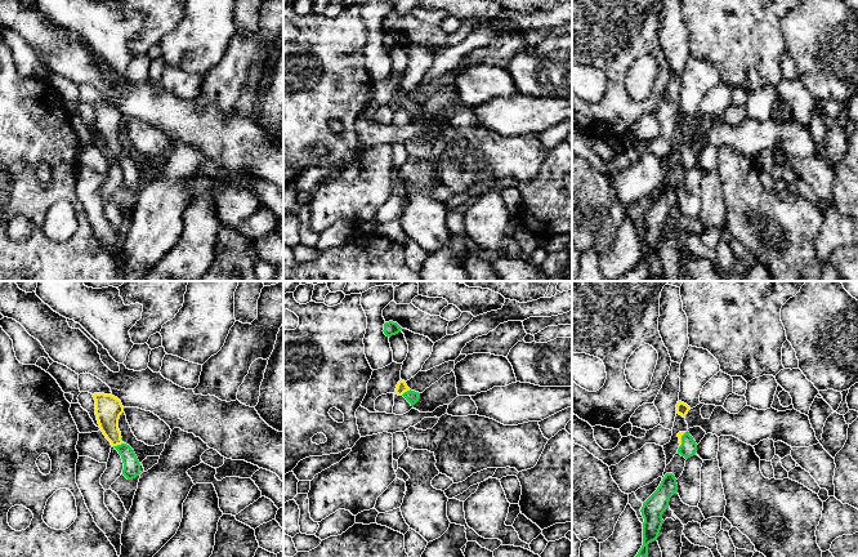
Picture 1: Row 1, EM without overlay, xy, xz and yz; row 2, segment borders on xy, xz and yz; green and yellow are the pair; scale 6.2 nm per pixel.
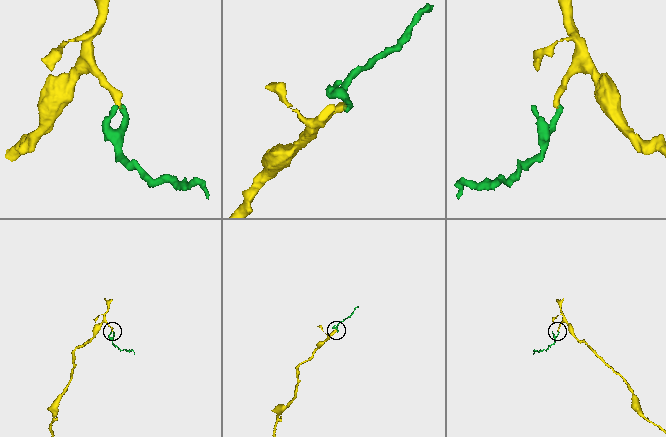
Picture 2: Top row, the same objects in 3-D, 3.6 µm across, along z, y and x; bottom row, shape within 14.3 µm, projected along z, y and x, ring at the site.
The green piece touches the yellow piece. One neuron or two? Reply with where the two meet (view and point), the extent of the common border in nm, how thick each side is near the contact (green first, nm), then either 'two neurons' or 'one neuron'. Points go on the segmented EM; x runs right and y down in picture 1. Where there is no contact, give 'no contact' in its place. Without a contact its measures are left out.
contact xy (117, 445); length 70 nm; calibres 110 and 160 nm; one neuron

